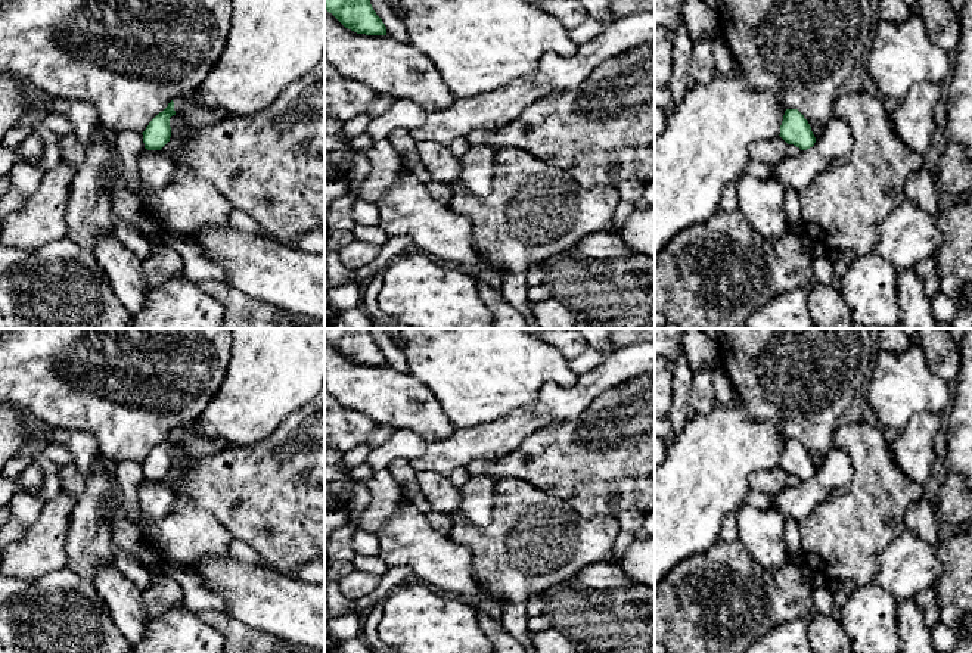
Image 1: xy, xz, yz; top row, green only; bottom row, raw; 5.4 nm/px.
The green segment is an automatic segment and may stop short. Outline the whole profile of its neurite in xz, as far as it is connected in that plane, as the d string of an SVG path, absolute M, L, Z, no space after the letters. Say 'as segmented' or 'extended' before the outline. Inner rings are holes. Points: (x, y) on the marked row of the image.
as segmented; M324 0L324 9L357 34L386 35L386 27L370 0Z

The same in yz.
as segmented; M786 109L779 134L788 144L794 144L801 150L814 146L816 137L808 121L798 109Z

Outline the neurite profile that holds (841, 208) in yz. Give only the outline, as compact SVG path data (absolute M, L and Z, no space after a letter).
M857 87L847 88L836 97L832 118L848 124L853 134L851 153L844 161L832 162L799 190L799 221L804 234L814 243L835 252L851 249L861 256L875 249L879 223L907 199L906 181L923 170L925 158L912 152L895 134L882 100Z

